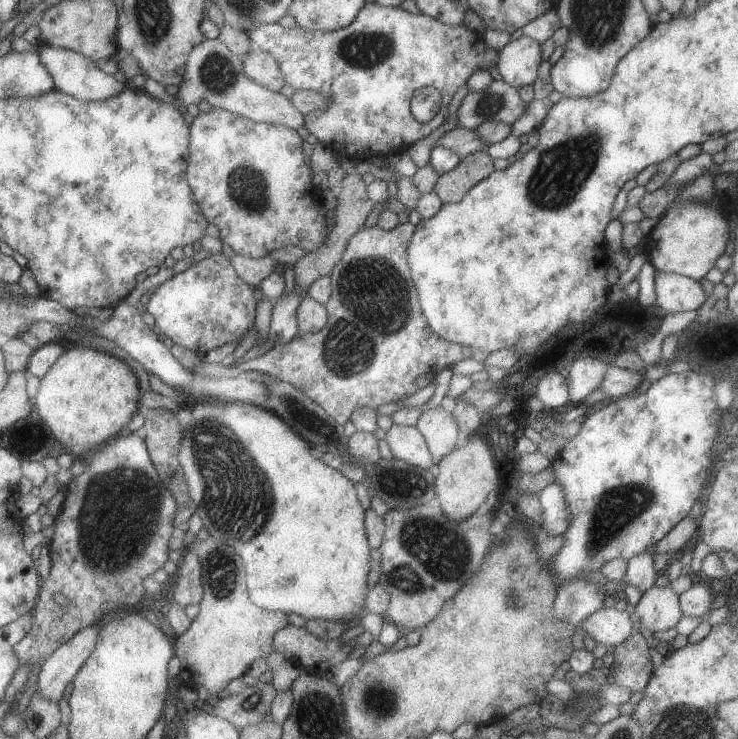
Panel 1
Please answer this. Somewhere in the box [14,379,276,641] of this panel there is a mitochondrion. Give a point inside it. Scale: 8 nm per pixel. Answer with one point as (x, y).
(119, 513)

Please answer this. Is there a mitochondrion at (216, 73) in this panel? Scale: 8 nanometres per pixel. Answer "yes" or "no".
yes

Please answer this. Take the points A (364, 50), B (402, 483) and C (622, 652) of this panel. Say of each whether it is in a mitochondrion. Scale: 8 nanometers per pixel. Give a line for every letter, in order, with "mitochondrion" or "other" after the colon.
A: mitochondrion
B: mitochondrion
C: other

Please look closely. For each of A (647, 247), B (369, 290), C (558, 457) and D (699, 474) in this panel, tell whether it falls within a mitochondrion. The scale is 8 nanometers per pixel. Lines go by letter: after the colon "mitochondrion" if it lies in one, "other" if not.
A: other
B: mitochondrion
C: other
D: other

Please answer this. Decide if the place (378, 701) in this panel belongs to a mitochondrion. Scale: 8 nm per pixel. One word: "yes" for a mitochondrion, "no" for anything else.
yes

